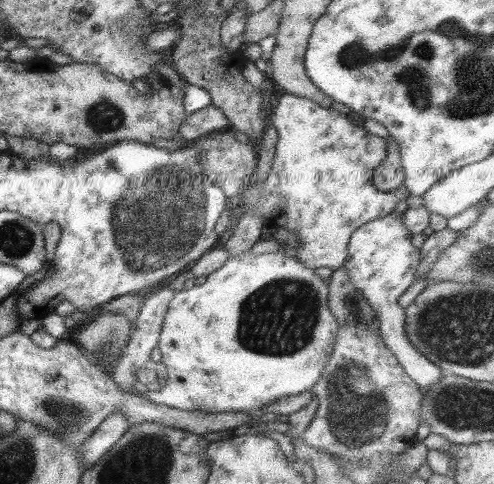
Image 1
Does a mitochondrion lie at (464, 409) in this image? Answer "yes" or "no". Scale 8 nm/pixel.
yes

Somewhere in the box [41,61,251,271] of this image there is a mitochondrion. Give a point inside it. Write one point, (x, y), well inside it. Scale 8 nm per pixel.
(103, 115)

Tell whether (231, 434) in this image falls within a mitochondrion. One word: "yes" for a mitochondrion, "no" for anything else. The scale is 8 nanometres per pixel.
no

